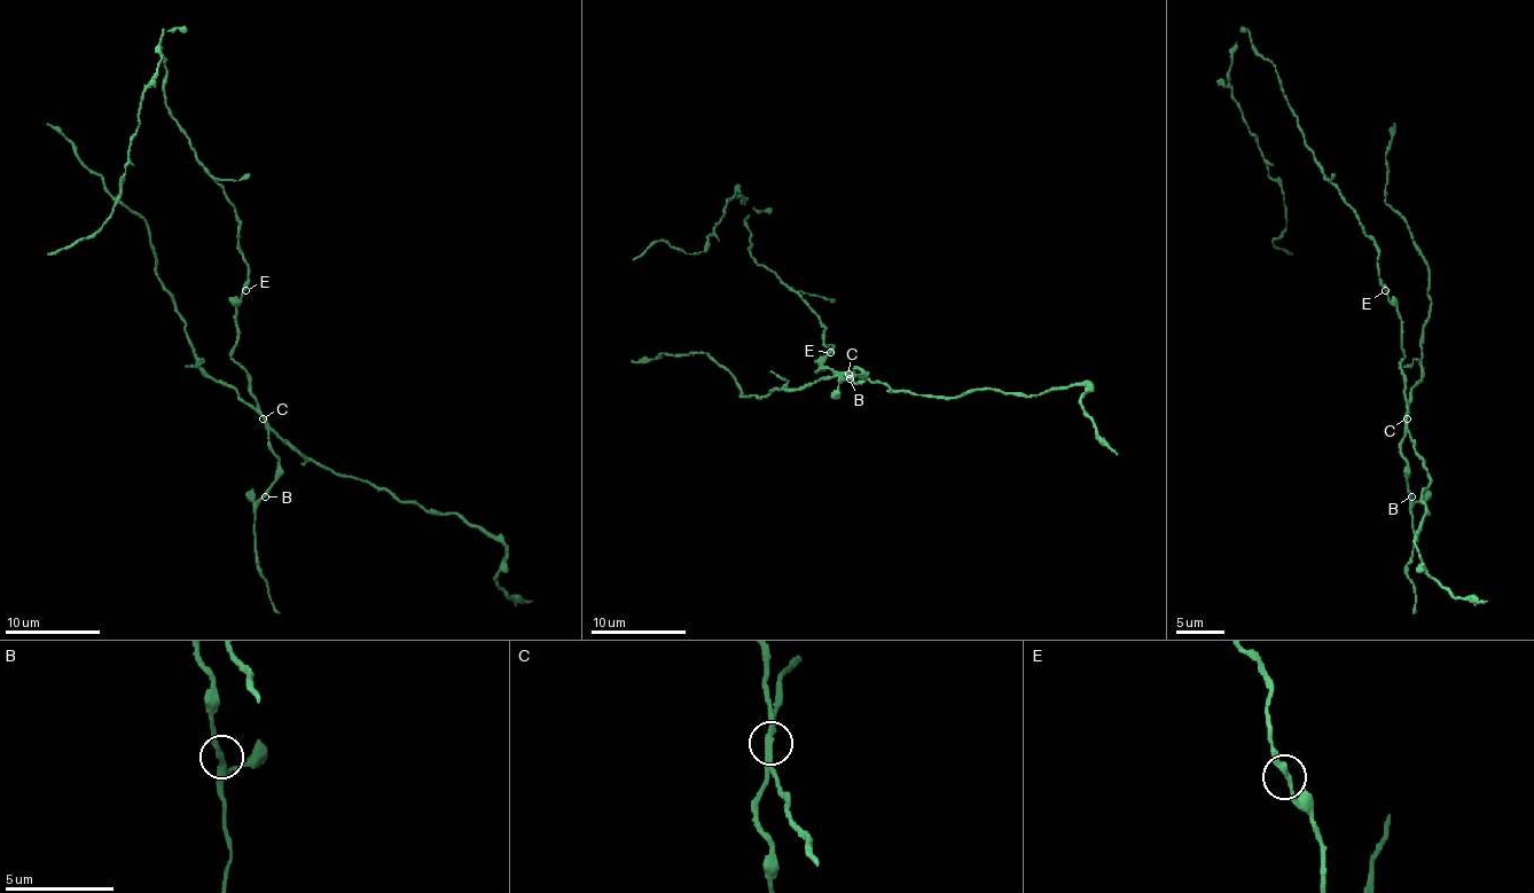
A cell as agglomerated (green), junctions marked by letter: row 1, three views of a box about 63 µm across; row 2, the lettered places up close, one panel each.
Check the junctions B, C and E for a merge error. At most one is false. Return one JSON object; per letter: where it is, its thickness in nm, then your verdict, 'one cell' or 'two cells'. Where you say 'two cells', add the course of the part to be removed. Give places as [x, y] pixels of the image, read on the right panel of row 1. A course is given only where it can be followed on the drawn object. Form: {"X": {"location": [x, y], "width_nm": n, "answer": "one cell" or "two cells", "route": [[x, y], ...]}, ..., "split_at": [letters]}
{"B": {"location": [1411, 496], "width_nm": 260, "answer": "one cell"}, "C": {"location": [1407, 418], "width_nm": 280, "answer": "two cells", "route": [[1406, 417], [1430, 479], [1421, 501], [1427, 510], [1418, 527], [1421, 565], [1456, 596], [1487, 602]]}, "E": {"location": [1385, 290], "width_nm": 280, "answer": "one cell"}, "split_at": ["C"]}

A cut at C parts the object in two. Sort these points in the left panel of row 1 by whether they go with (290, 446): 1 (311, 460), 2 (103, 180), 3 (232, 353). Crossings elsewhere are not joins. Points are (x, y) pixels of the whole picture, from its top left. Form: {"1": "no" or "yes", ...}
{"1": "yes", "2": "yes", "3": "no"}

